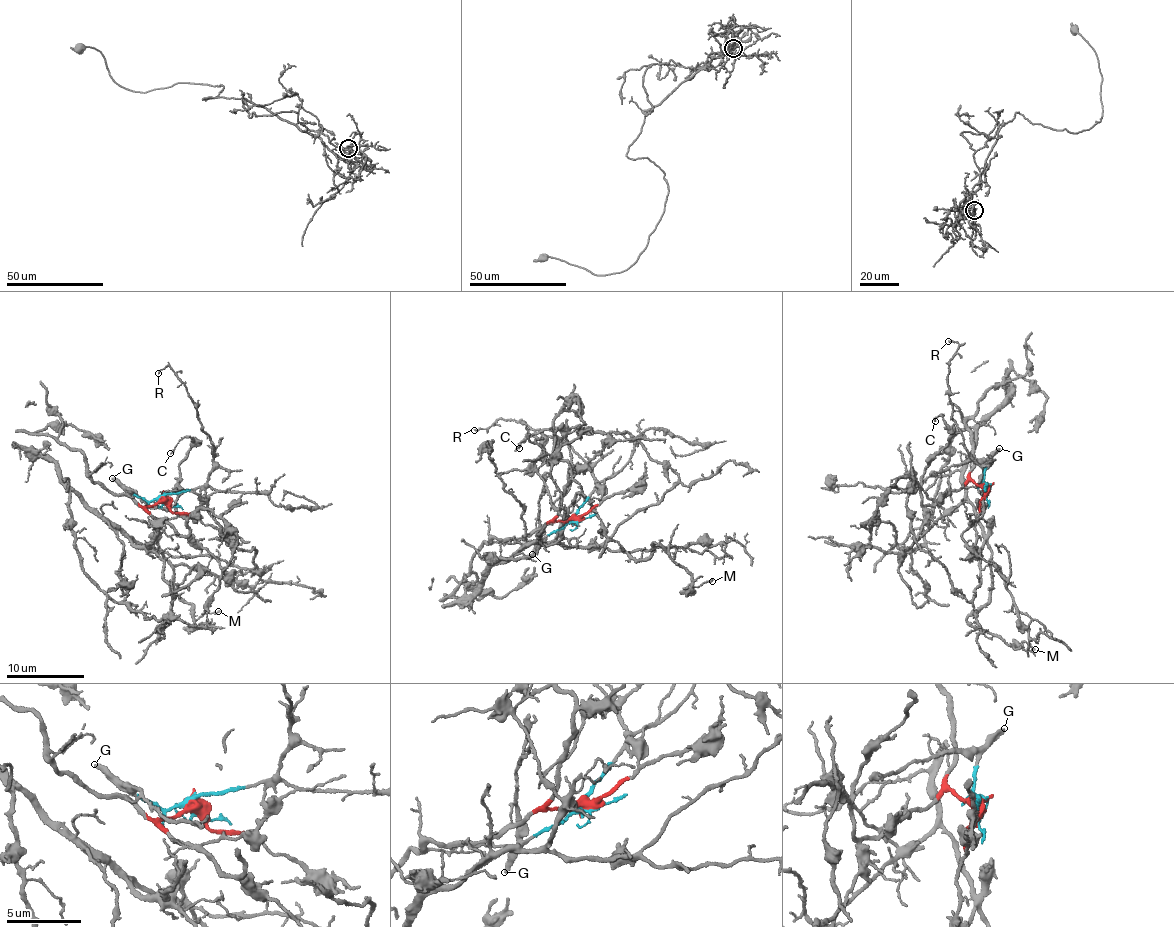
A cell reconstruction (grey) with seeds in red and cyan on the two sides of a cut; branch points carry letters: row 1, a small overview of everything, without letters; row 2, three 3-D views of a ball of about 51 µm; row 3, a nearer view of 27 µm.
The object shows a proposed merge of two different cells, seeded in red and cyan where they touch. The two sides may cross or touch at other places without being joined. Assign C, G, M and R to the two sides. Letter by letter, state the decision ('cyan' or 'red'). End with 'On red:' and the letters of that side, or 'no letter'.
C: red
G: cyan
M: red
R: cyan
On red: C, M

